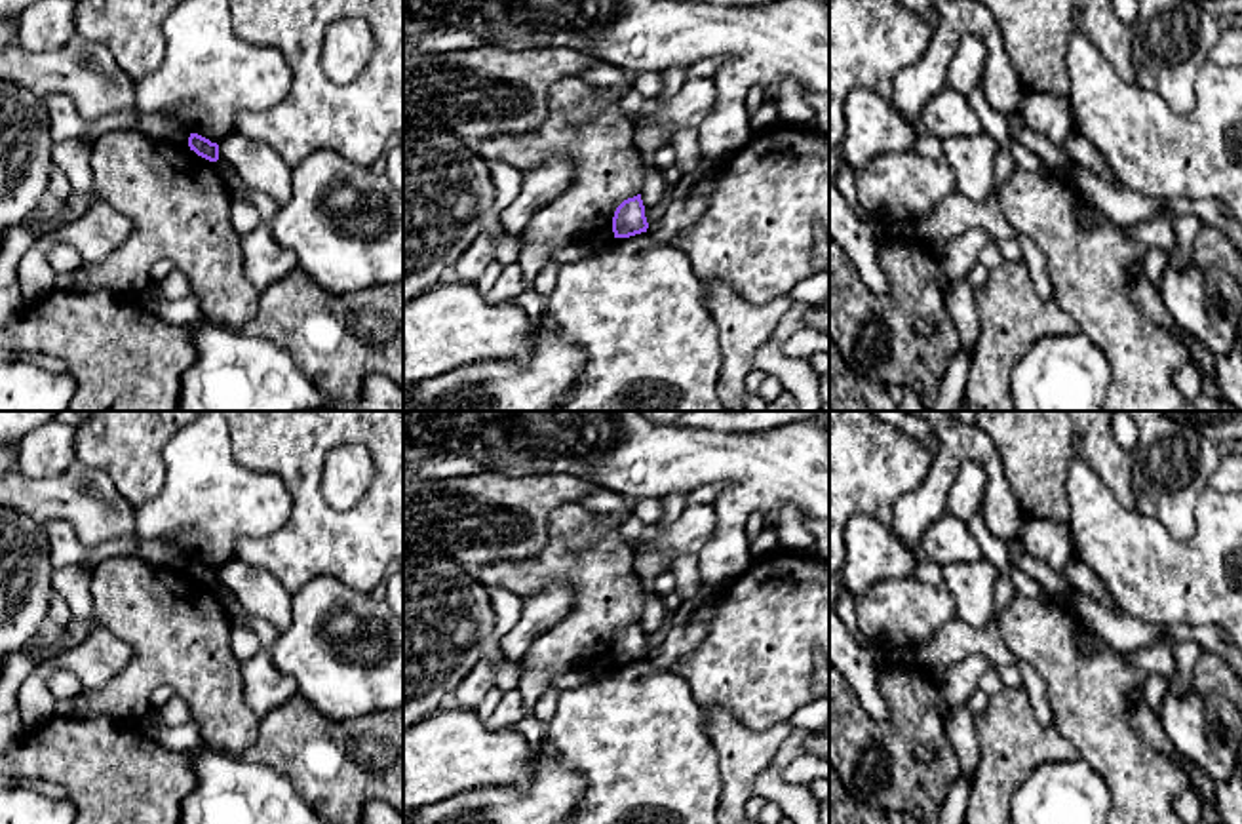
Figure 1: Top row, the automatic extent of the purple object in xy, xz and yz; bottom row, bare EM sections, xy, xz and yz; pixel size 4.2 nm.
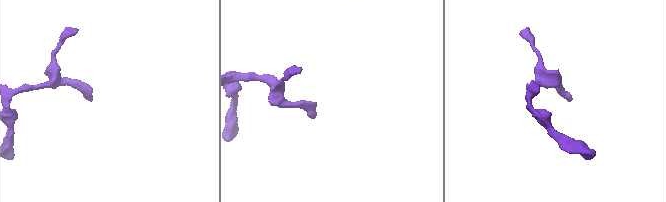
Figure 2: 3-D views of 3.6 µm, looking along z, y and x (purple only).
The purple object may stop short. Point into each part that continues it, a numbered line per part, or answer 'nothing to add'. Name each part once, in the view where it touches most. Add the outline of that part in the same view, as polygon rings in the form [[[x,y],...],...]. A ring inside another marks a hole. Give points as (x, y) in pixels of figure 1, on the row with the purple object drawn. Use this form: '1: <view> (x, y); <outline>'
nothing to add

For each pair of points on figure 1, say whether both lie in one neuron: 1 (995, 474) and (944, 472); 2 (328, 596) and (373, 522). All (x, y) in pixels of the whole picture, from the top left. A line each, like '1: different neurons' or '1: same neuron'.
1: same neuron
2: different neurons

